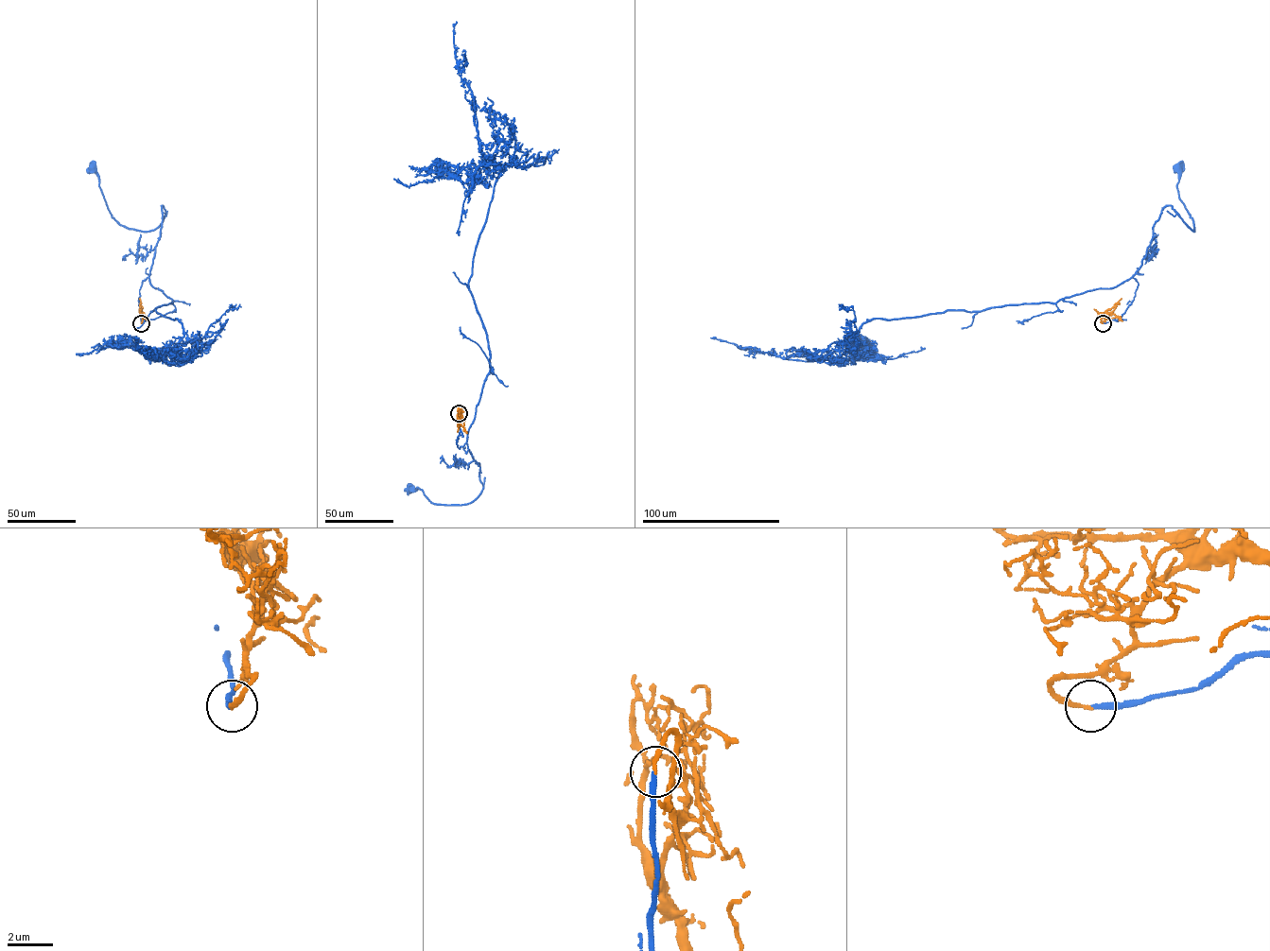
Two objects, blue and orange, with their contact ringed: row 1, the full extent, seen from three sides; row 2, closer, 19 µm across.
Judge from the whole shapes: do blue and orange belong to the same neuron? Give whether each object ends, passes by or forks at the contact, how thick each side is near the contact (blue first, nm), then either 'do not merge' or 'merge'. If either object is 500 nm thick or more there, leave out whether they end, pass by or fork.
blue ends there; orange ends there; 240 nm thick on the blue side, 170 nm on the other; merge

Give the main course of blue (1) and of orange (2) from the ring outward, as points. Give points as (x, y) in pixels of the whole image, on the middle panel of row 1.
1: (459, 413), (457, 446), (466, 443), (478, 463), (480, 493), (468, 503), (439, 505), (420, 488), (409, 489)
2: (459, 413), (457, 432)

